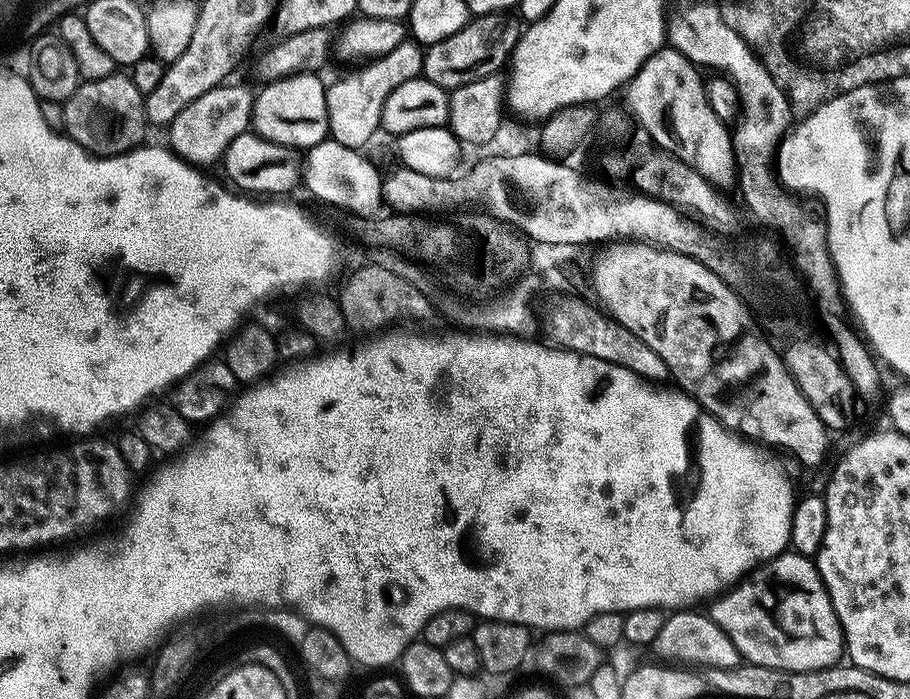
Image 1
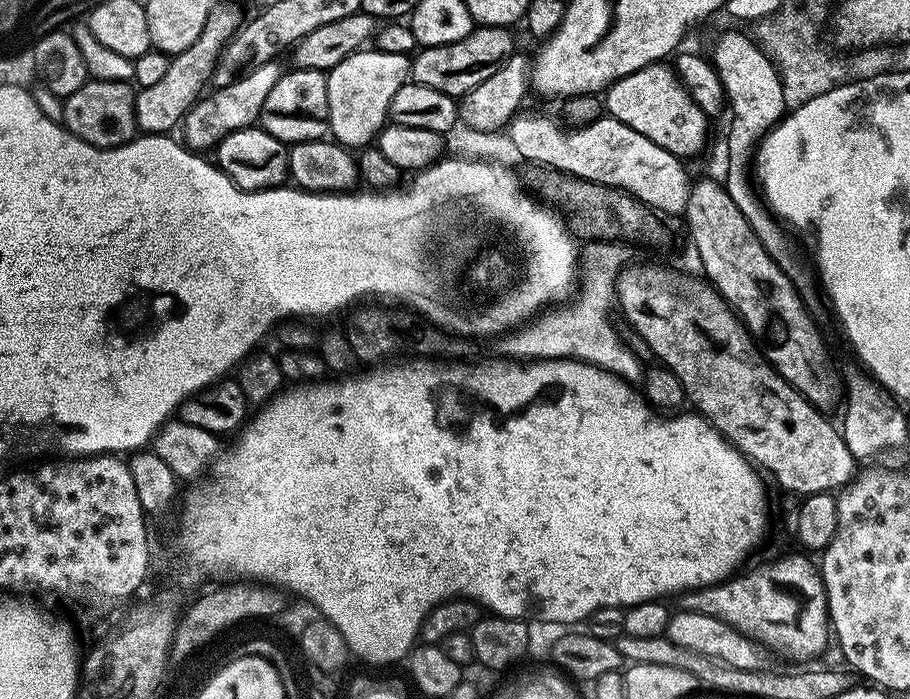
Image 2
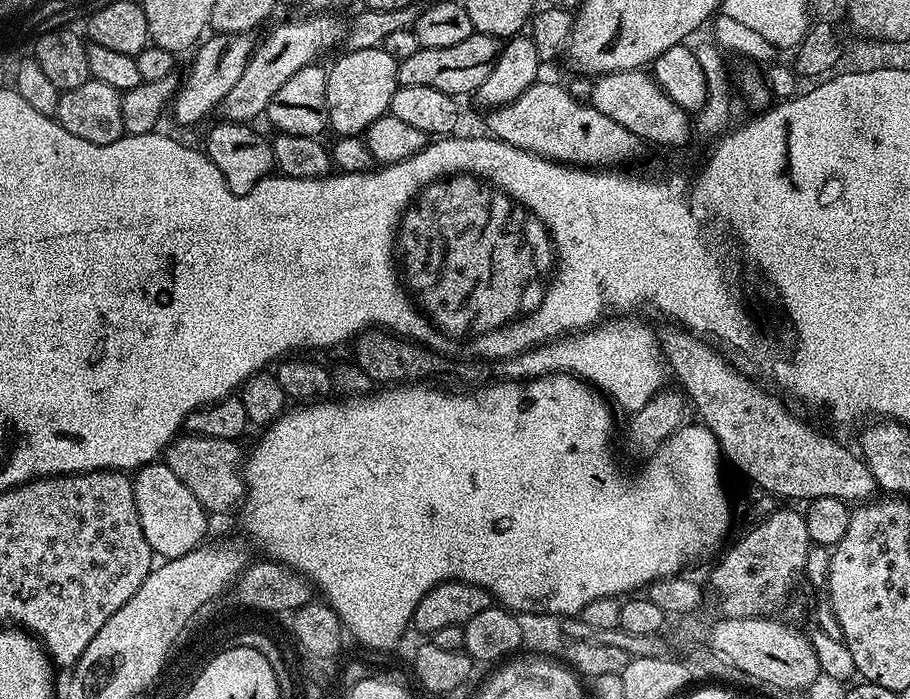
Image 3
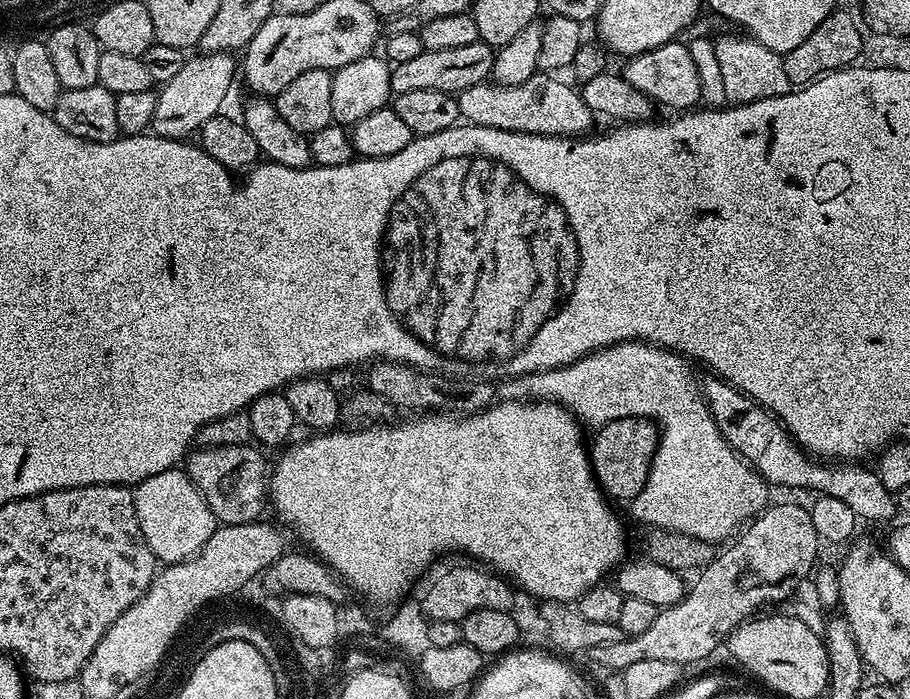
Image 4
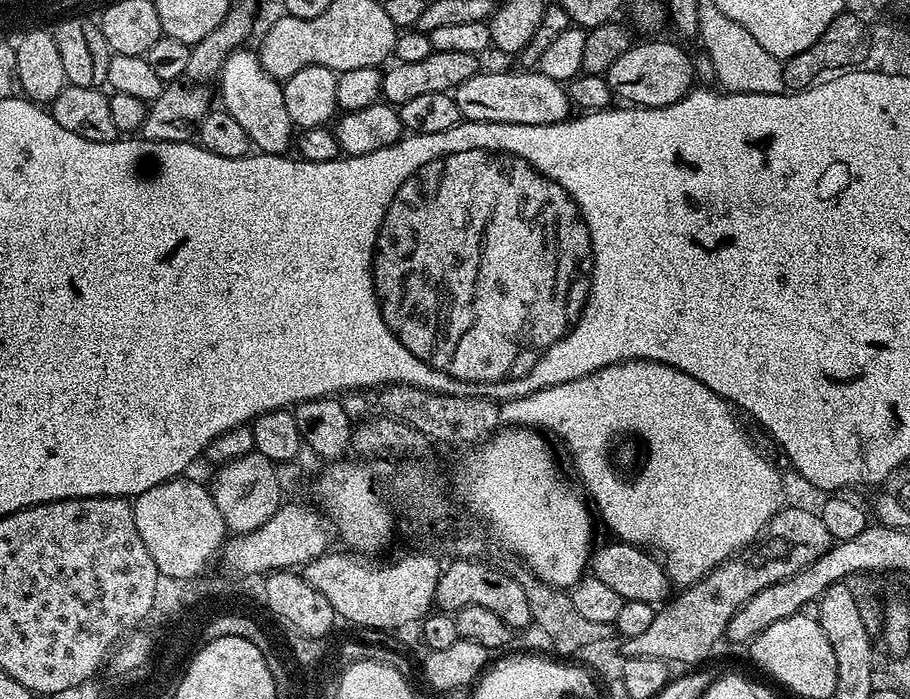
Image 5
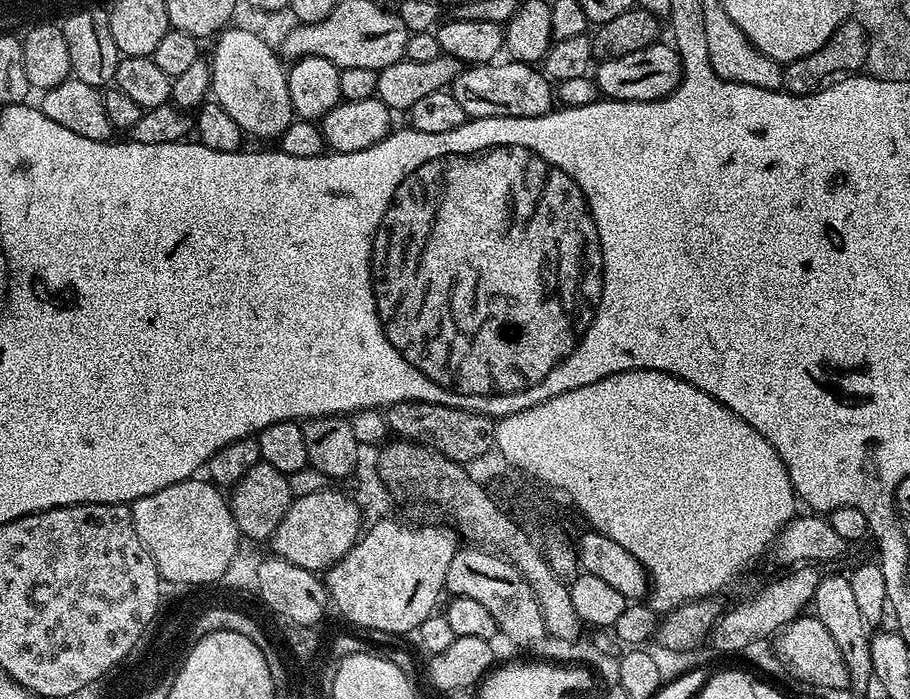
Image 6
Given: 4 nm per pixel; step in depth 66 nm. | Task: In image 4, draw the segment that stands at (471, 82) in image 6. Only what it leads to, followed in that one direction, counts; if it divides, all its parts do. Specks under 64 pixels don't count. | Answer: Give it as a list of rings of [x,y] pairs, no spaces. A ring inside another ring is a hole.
[[[552,74],[534,75],[518,86],[495,82],[475,84],[459,93],[460,114],[467,123],[483,128],[521,132],[531,136],[580,138],[593,131],[594,113],[588,109],[579,91],[571,83],[568,84],[563,84],[560,78]]]

